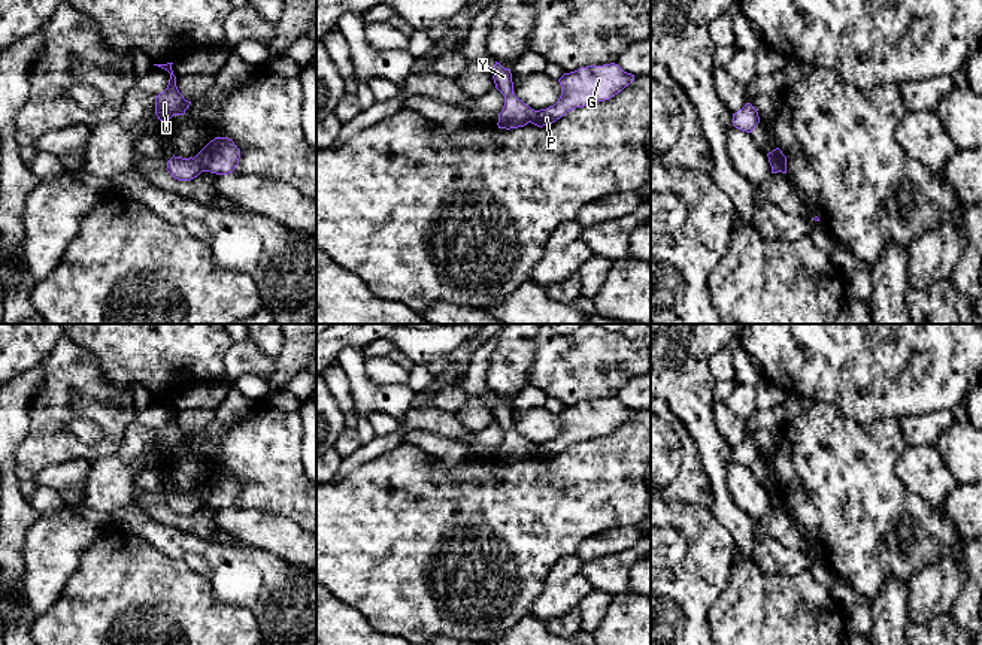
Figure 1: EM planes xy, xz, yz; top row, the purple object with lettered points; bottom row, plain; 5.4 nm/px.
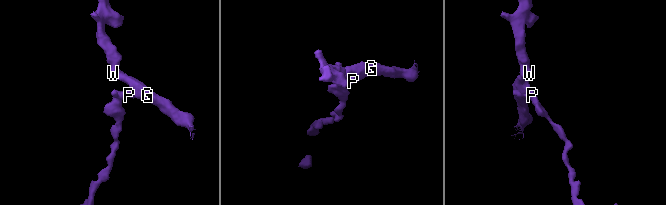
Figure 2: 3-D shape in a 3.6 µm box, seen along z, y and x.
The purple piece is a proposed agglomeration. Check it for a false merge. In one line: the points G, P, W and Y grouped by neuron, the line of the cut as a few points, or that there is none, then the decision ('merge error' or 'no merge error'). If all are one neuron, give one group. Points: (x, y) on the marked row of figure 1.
G P W / Y; cut in xy along (193, 159), (202, 170); merge error

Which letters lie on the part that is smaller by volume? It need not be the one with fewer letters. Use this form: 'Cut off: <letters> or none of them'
Cut off: G, P, W

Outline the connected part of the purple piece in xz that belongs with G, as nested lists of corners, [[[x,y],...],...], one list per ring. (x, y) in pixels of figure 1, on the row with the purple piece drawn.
[[[618,64],[587,66],[564,73],[558,82],[561,96],[554,106],[534,110],[531,124],[543,127],[555,122],[567,112],[592,103],[609,100],[634,81],[634,75],[624,72]]]

